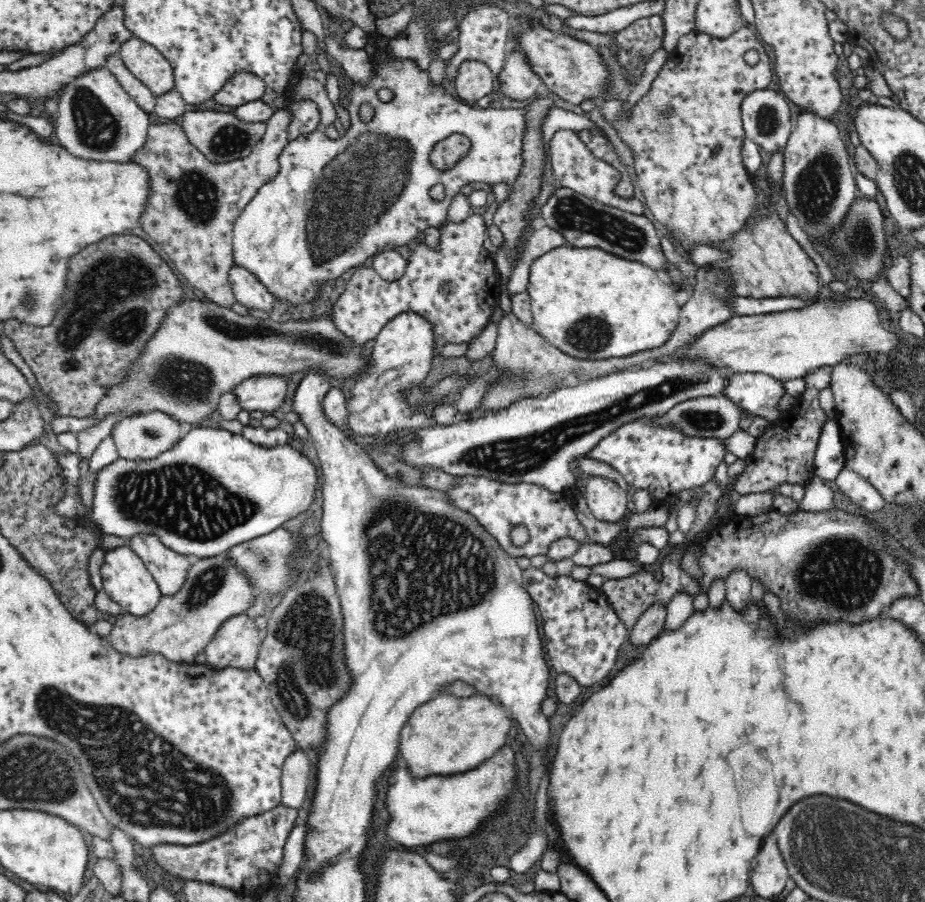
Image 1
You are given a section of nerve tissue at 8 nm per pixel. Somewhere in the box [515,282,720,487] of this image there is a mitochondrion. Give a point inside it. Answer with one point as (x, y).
(592, 335)

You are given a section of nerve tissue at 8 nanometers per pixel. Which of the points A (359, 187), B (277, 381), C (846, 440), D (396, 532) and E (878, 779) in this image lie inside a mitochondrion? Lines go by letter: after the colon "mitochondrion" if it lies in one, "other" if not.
A: mitochondrion
B: other
C: other
D: mitochondrion
E: other

